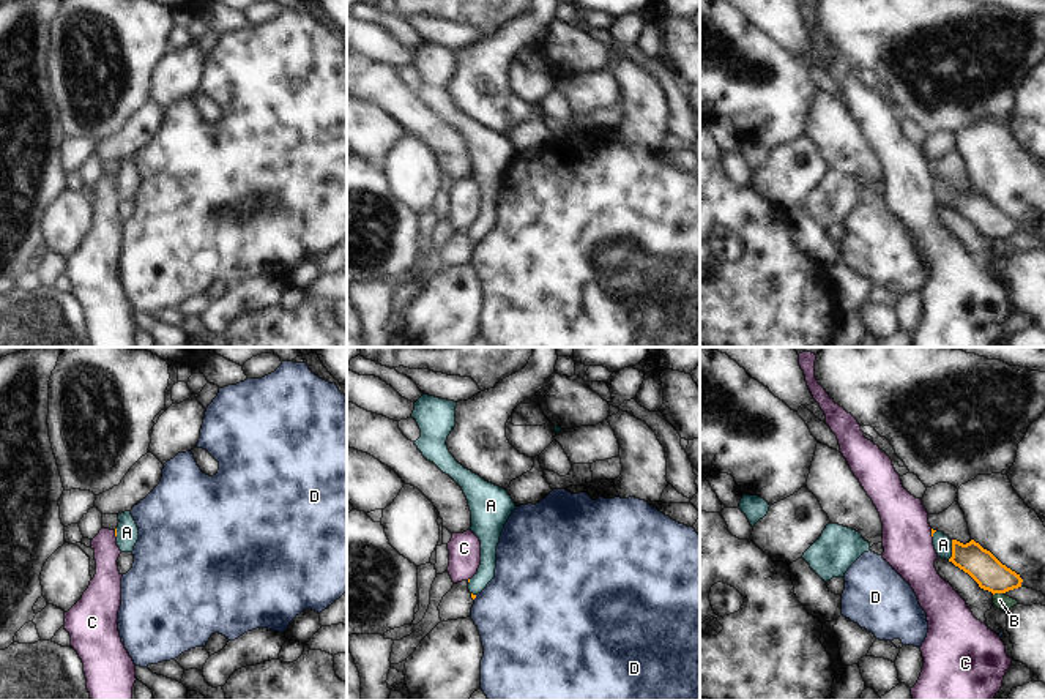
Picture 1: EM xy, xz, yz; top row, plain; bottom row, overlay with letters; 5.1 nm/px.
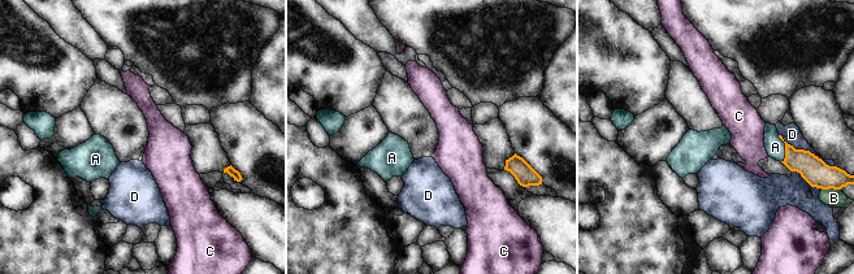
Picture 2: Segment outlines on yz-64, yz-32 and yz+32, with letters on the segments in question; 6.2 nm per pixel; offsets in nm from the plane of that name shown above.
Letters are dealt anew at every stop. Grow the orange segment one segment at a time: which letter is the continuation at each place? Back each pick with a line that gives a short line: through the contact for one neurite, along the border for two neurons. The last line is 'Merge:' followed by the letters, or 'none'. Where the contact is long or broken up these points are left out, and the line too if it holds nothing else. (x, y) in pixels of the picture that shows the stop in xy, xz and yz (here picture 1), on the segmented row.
A: Line: yz (990, 575), (976, 560), (952, 549), (943, 545)
Merge: A

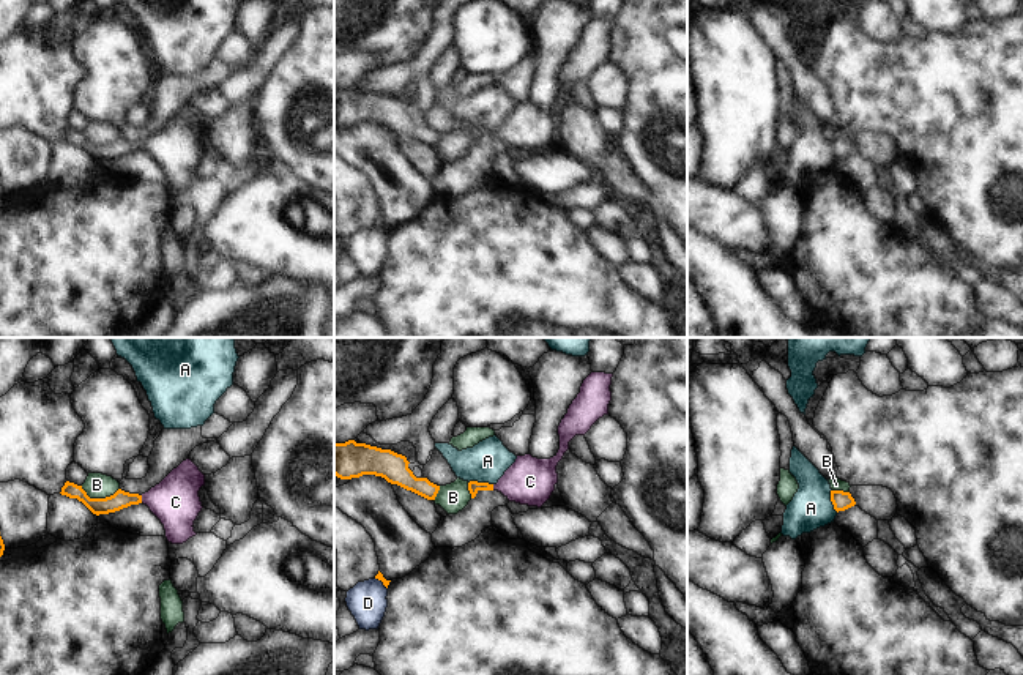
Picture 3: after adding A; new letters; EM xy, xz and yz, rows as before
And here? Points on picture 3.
C: Line: xy (120, 499), (141, 499), (175, 502)
Merge: C

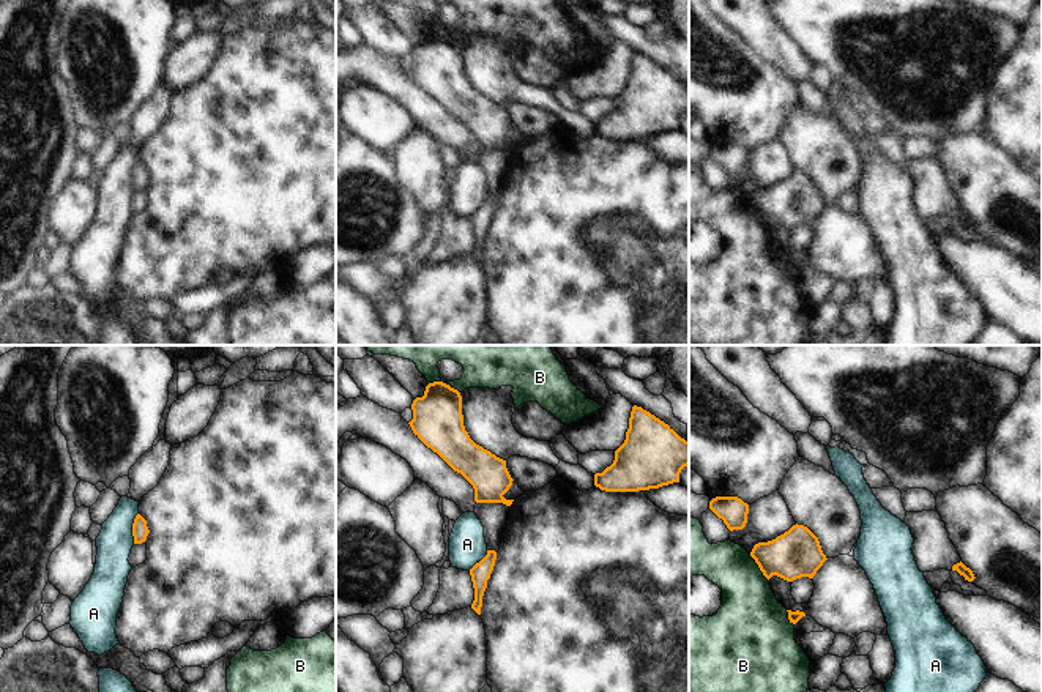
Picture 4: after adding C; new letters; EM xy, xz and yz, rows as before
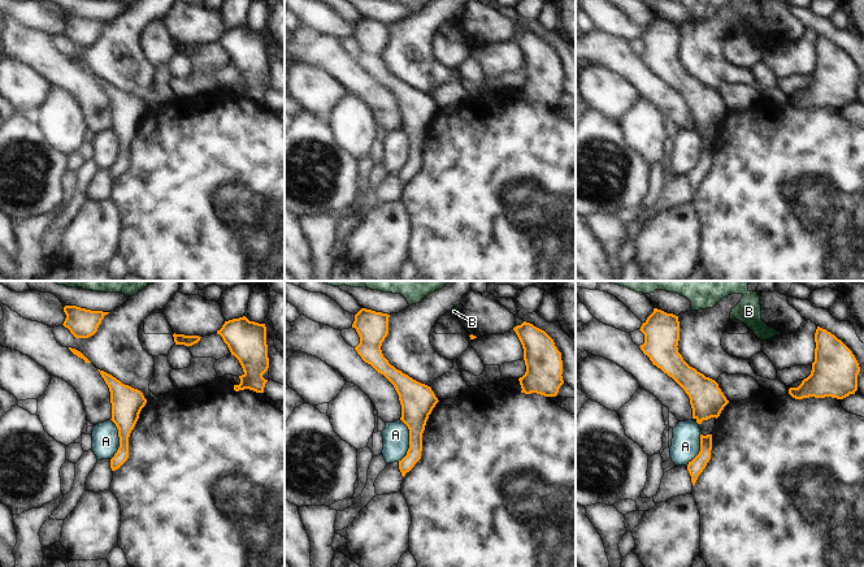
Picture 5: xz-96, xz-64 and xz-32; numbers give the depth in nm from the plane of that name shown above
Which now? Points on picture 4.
Merge: none

